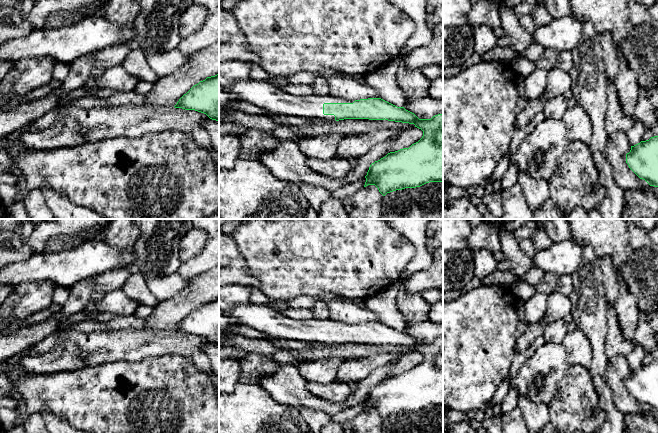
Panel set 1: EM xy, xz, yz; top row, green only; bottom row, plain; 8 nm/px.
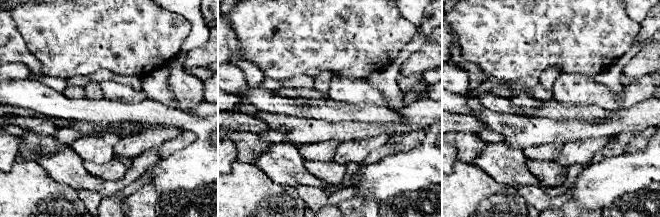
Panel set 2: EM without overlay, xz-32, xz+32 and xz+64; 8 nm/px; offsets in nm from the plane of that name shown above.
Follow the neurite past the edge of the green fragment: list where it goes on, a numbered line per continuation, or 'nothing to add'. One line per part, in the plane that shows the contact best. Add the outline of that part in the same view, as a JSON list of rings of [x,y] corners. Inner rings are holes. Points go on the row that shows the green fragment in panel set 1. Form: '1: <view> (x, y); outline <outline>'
1: xz (271, 98); outline [[[250,78],[222,86],[222,89],[233,95],[236,101],[249,102],[268,112],[328,121],[335,120],[335,116],[323,114],[324,103],[353,103],[355,101],[333,97],[330,94],[324,96],[316,94],[291,95],[266,80],[252,80]]]

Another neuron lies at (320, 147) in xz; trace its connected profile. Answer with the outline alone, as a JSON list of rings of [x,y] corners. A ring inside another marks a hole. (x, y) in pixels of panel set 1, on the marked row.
[[[330,134],[297,140],[299,149],[307,158],[329,160],[336,158],[337,148],[343,136]]]

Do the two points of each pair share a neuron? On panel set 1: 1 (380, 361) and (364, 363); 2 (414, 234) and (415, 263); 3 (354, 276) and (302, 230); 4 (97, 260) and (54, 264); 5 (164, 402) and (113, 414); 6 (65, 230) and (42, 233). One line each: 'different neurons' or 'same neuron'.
1: same neuron
2: same neuron
3: same neuron
4: same neuron
5: same neuron
6: same neuron

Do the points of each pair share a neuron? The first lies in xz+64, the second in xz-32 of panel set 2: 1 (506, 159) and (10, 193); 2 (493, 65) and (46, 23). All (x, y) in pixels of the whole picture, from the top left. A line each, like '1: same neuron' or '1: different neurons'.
1: different neurons
2: same neuron

